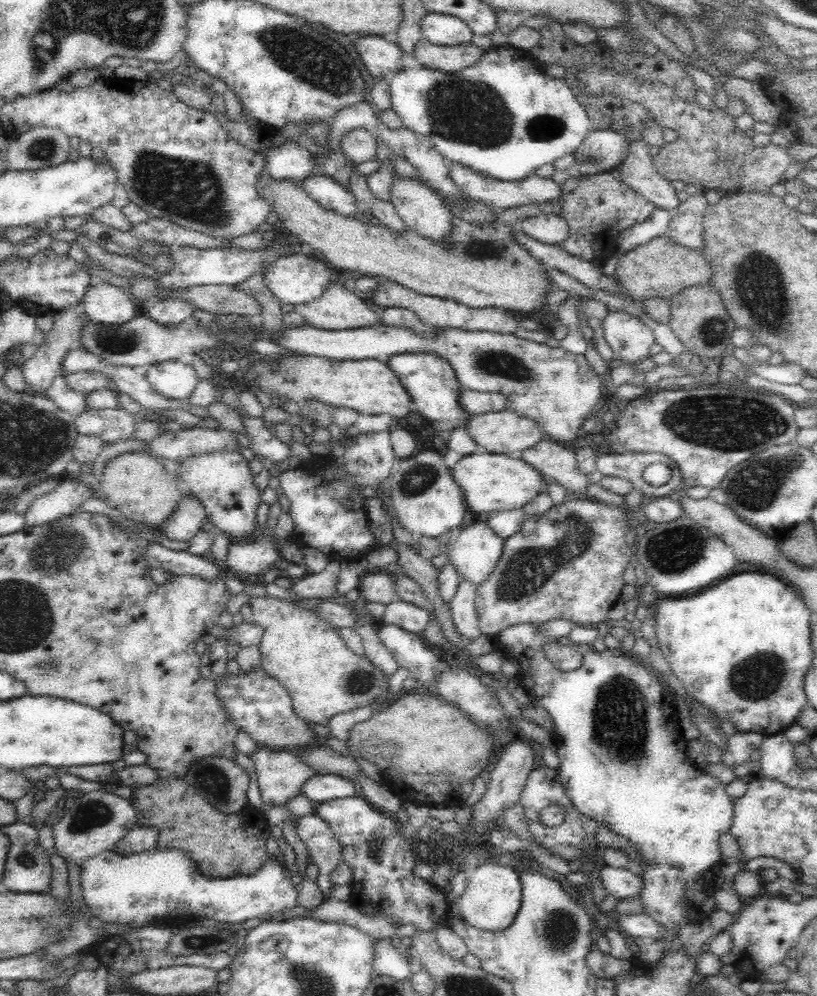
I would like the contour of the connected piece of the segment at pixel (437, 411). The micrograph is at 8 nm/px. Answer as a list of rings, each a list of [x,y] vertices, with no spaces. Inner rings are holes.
[[[395,354],[388,357],[385,362],[387,368],[402,382],[404,391],[413,402],[414,411],[419,412],[424,418],[428,418],[433,428],[442,430],[453,429],[456,425],[464,423],[470,414],[464,412],[457,405],[457,396],[460,396],[460,385],[451,366],[435,354]]]

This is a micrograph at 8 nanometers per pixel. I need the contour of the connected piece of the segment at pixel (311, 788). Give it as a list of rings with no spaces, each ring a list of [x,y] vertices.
[[[315,773],[302,784],[300,794],[317,805],[328,799],[358,796],[359,789],[339,775]]]

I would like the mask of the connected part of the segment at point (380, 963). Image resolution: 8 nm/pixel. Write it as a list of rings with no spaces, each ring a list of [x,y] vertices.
[[[391,939],[377,940],[374,954],[373,972],[386,975],[394,980],[409,980],[414,973],[412,962],[406,958],[403,951]]]

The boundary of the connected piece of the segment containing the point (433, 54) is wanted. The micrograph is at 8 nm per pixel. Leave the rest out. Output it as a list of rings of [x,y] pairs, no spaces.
[[[420,40],[415,44],[412,53],[426,68],[442,72],[458,72],[458,70],[464,70],[468,66],[478,64],[485,51],[486,48],[472,42],[454,46],[440,46],[430,44],[426,40]]]

